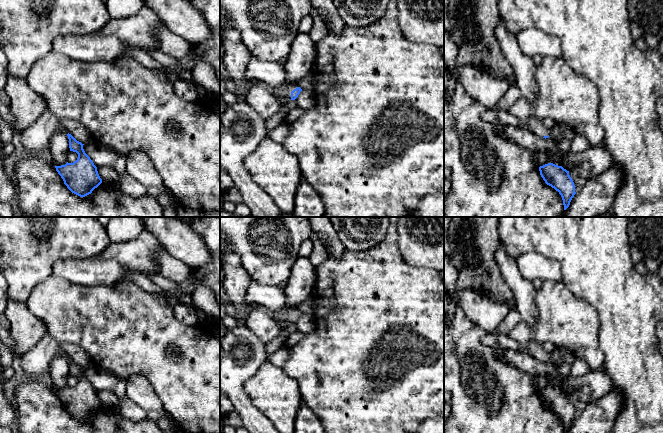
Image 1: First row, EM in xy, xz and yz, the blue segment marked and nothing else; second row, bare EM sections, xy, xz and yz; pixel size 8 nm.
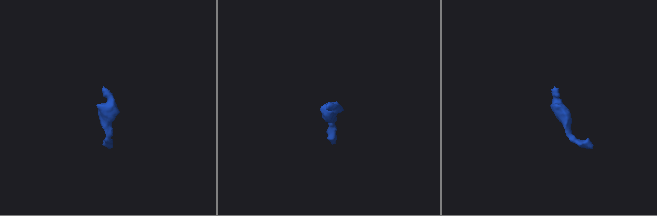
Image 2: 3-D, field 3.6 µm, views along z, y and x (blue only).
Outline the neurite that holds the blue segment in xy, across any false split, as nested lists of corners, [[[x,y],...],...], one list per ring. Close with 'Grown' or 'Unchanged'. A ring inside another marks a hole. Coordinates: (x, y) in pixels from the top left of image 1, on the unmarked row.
[[[67,358],[70,375],[76,376],[78,382],[73,387],[55,390],[64,408],[74,418],[85,421],[92,417],[101,407],[97,391],[90,381],[85,377],[81,366],[77,365],[71,358]]]. Unchanged

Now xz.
[[[285,306],[273,314],[277,321],[286,321],[290,324],[295,324],[301,315],[302,313],[297,309],[288,309]]]. Grown

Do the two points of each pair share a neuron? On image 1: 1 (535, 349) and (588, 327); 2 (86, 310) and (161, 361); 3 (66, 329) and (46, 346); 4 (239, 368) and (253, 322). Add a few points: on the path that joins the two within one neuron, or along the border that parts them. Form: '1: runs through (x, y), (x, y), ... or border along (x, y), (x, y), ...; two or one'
1: border along (541, 343), (526, 342), (521, 345); two
2: runs through (105, 321), (132, 332), (142, 342); one
3: border along (47, 330), (60, 344); two
4: border along (244, 325), (264, 344); two

